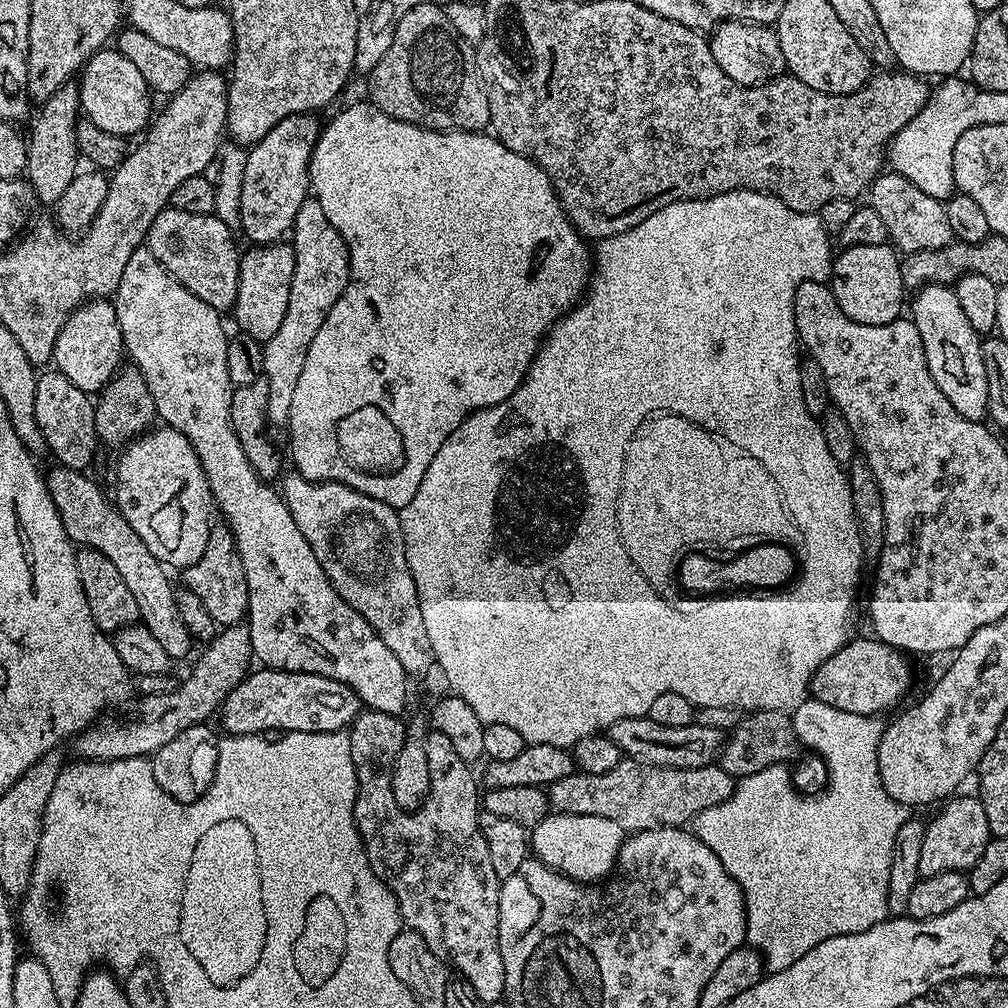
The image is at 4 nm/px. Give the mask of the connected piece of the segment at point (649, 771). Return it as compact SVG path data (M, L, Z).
M621 759L618 766L614 766L614 770L606 770L606 774L586 774L579 770L573 770L566 778L558 778L558 782L547 785L549 805L557 813L566 816L597 816L598 818L610 818L610 822L618 822L618 826L624 828L625 833L645 832L648 828L679 828L687 825L689 822L695 821L696 816L702 810L710 810L710 806L718 806L722 802L726 802L726 798L730 798L730 794L735 790L737 781L730 775L726 774L726 770L720 768L719 763L707 764L701 768L663 768L662 766L650 766L643 764L637 760Z

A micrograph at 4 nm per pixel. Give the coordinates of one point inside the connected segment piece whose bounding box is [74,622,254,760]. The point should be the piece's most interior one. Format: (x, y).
(161, 716)

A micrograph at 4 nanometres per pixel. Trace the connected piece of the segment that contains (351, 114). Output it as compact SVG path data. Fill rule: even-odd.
M371 102L365 104L352 104L345 112L340 112L329 124L323 125L318 142L314 146L312 161L308 167L308 178L310 181L310 192L315 200L322 206L322 214L326 214L328 224L338 230L340 237L344 239L348 246L348 281L346 290L342 290L342 298L330 306L330 314L326 314L326 322L322 322L322 327L318 329L318 334L314 334L314 342L310 342L310 350L306 353L306 362L302 365L302 374L298 377L298 383L294 390L294 398L290 401L290 418L286 425L288 440L292 443L292 460L295 471L308 480L318 480L321 482L331 482L333 484L345 484L370 498L378 498L386 502L391 508L397 510L404 508L418 494L418 486L422 486L422 478L426 478L426 469L430 467L430 462L434 462L434 454L442 450L442 442L450 438L450 434L461 422L469 416L471 412L476 412L480 408L489 408L514 394L518 386L524 381L524 376L532 364L536 352L539 350L549 329L565 312L576 307L578 298L585 295L590 283L590 273L594 268L594 260L590 255L590 248L587 248L585 237L577 232L576 227L568 220L568 215L564 212L564 207L560 205L560 200L556 196L554 186L550 182L548 175L522 154L514 154L504 143L497 140L495 135L485 134L484 132L435 132L432 128L419 128L416 124L407 124L401 120L393 120L387 116L381 108L377 108Z

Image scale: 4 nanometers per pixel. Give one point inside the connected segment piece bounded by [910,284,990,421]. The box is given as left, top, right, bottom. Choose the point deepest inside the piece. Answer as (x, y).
(952, 347)

